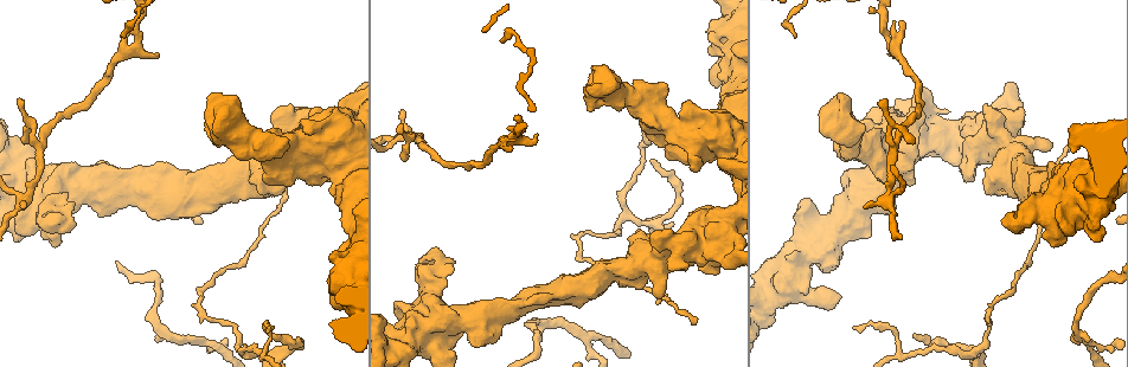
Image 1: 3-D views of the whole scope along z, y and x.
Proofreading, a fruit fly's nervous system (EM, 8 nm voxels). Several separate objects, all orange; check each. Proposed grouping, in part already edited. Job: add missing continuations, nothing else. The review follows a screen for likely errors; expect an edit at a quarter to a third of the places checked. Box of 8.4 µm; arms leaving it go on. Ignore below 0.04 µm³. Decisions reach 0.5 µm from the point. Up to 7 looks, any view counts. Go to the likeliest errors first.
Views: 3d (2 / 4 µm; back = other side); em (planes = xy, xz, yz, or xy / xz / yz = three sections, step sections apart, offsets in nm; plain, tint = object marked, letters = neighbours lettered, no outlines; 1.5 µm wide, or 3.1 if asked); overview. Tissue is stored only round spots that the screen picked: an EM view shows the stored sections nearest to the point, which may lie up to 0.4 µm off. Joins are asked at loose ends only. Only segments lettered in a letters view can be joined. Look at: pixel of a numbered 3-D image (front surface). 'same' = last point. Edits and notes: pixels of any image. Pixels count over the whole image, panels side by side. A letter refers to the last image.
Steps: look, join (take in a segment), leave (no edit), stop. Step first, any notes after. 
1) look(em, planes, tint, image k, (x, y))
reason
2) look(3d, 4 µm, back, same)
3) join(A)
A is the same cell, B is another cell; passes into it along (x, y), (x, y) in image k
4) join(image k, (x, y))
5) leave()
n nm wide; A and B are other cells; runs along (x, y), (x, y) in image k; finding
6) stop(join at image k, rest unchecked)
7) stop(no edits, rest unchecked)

look(em, planes, plain, image 1, (915, 339))
thin end

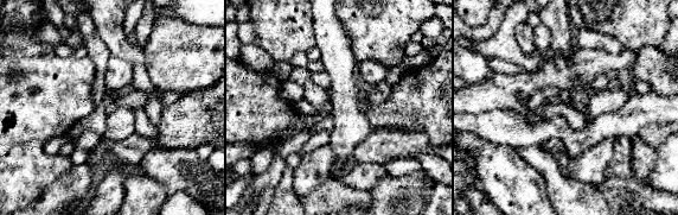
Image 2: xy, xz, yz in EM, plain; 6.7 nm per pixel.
look(em, planes, letters, same)

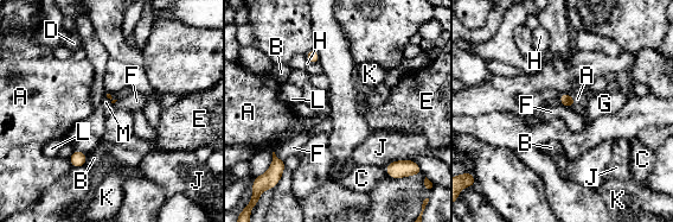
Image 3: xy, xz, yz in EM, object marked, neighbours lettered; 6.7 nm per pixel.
leave()
A, B, C, D, E, F, G, H, J, K, L and M are other cells; border along (274, 151), (283, 160) in image 3; none of them fits

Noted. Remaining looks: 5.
look(3d, 4 µm, image 1, (402, 111))
thin end

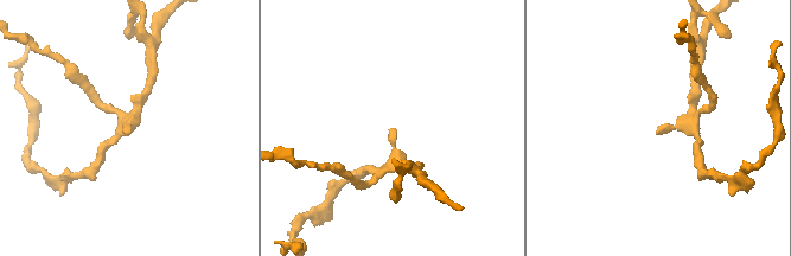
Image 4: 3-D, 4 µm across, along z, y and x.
look(em, planes, letters, image 4, (125, 133))

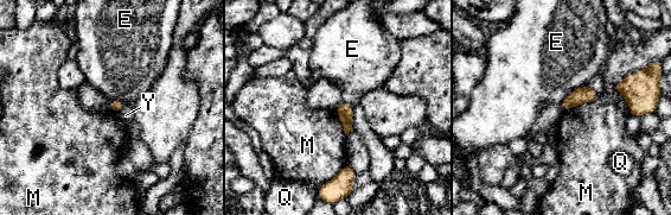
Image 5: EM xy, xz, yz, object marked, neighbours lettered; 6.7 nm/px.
leave()
E, M, Q and Y are other cells; border along (639, 70), (615, 87), (631, 114) in image 5; no lettered segment goes on from it

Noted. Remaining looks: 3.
look(3d, 2 µm, image 1, (535, 135))

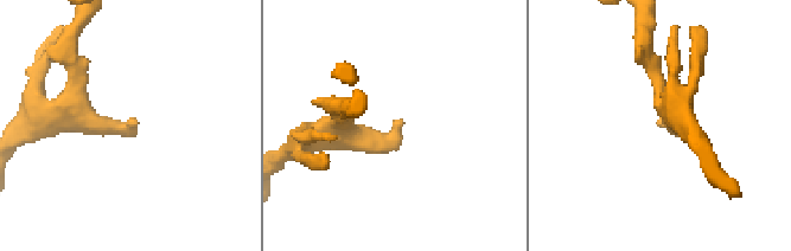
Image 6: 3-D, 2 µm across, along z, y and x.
look(em, planes, plain, image 6, (401, 123))
now the EM

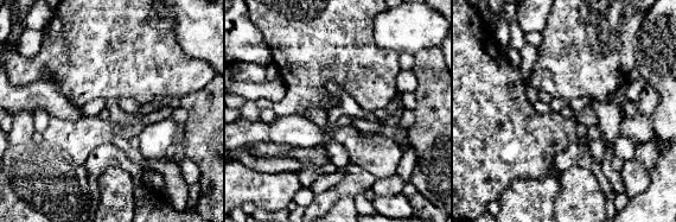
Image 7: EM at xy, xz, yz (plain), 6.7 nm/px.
look(em, planes, letters, same)

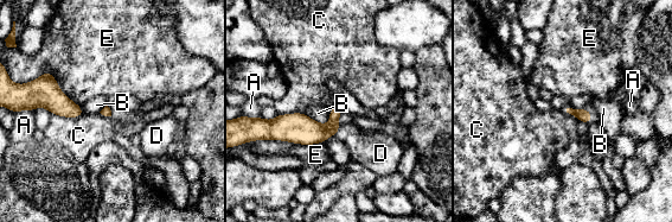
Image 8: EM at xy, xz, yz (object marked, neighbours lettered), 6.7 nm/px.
join(D)
D is the same cell, A, B, C and E are other cells; passes into it along (583, 115), (590, 114), (595, 118) in image 8; the cell continues

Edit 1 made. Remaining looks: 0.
stop(join at image 8, rest unchecked)

